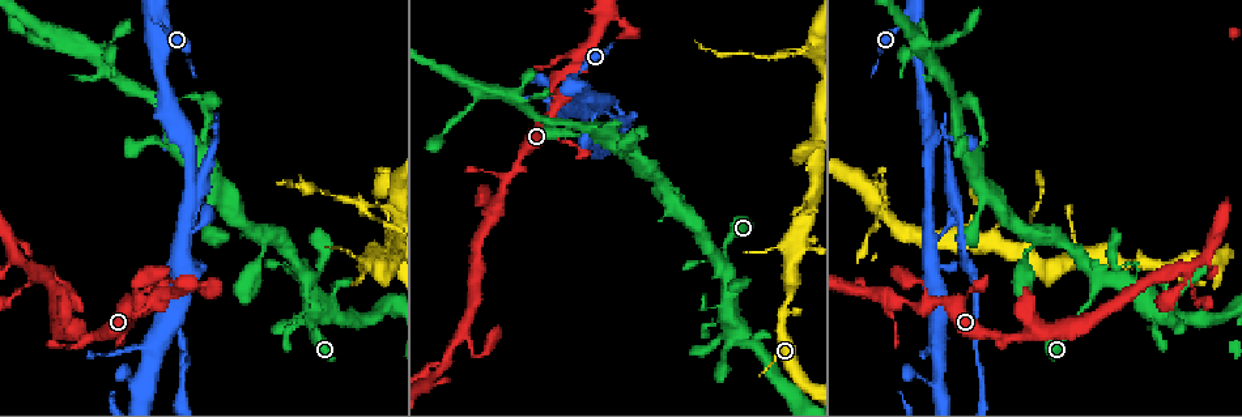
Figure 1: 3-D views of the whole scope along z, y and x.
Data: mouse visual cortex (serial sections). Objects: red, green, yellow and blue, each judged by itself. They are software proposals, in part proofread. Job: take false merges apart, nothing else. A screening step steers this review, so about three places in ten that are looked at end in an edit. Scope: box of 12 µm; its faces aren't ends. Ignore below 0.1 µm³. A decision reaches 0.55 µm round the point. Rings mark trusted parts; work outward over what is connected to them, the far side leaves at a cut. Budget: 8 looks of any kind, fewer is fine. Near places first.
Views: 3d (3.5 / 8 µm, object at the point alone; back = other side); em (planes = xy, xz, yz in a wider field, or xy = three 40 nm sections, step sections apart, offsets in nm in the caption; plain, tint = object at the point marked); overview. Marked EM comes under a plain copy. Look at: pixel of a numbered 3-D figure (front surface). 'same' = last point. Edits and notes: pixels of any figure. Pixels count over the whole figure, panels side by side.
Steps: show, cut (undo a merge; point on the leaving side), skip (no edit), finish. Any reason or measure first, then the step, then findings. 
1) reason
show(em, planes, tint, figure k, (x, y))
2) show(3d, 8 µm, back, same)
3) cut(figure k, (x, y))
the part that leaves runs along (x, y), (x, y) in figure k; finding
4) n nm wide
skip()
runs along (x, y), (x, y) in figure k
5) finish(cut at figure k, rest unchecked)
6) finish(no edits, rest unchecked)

three-way junction
show(3d, 8 µm, figure 1, (1099, 276))

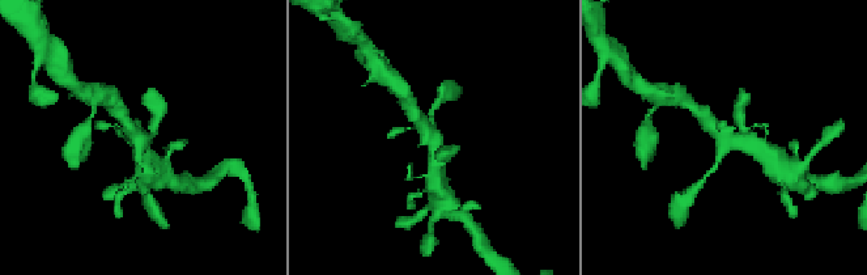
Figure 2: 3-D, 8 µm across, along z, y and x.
need the tissue
show(em, xy, step 1, tint, figure 2, (726, 139))

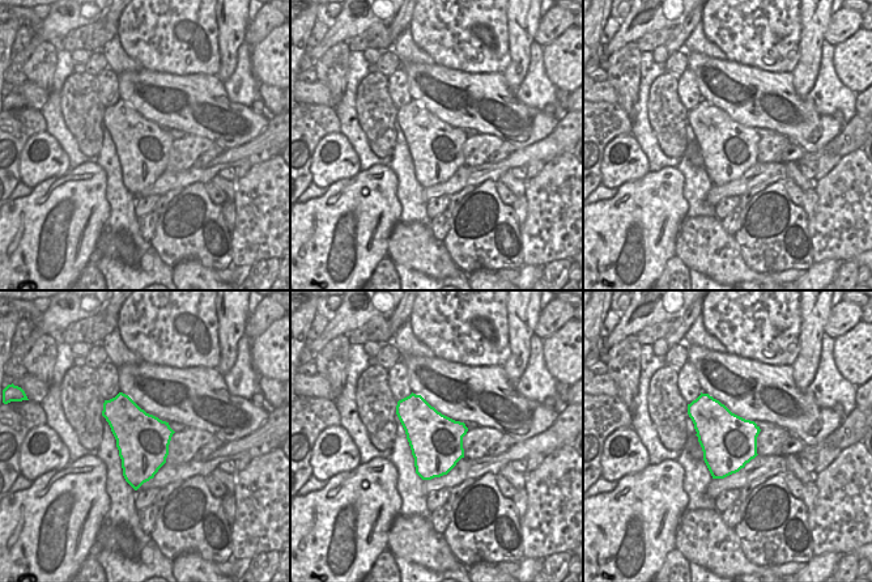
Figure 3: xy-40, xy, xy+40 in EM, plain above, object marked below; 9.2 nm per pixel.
skip()
runs along (139, 174), (140, 140), (122, 117) in figure 2; all the same cell

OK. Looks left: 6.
a narrow waist
show(3d, 3.5 µm, figure 1, (367, 204))

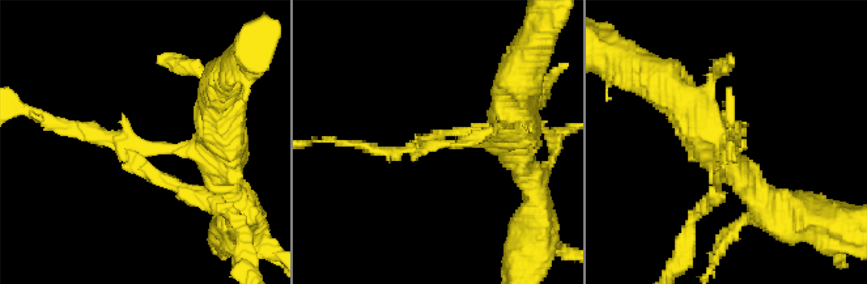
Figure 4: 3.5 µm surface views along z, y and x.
show(em, xy, step 5, tint, figure 4, (148, 149))

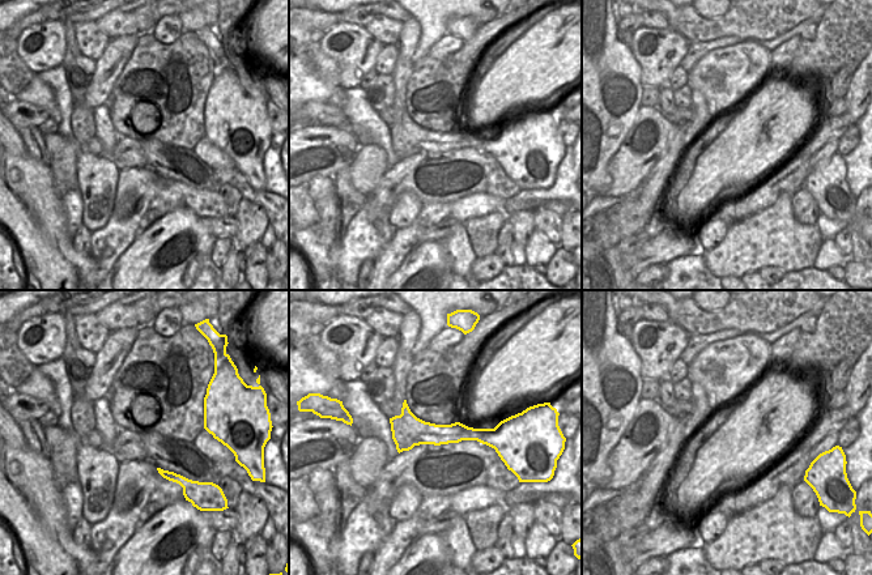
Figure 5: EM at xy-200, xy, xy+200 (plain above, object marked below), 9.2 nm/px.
show(em, xy, step 1, tint, same)

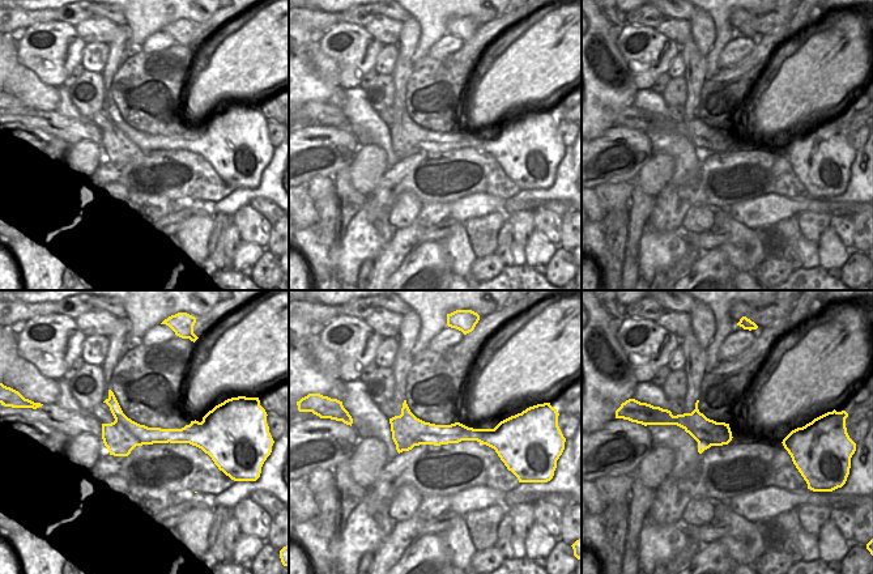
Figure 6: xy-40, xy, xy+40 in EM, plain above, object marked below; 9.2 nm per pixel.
cut(figure 4, (421, 149))
the part that leaves runs along (454, 142), (402, 152), (338, 144) in figure 4; two cells meet here

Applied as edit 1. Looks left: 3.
show(overview)

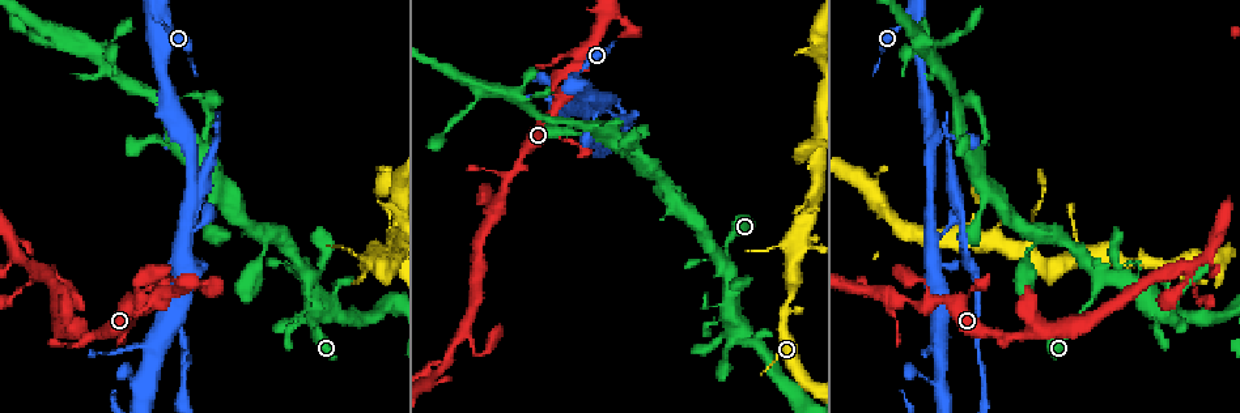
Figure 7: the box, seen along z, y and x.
arms part here
show(3d, 3.5 µm, figure 7, (65, 42))

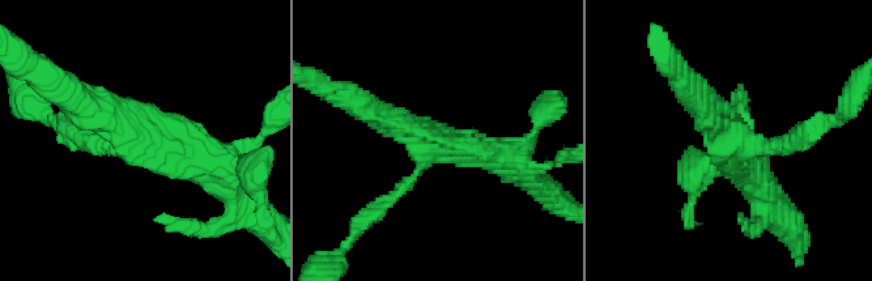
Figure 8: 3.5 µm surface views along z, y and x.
3 arms; arms of 150, 350, 400 nm; now the EM
show(em, xy, step 5, tint, figure 8, (441, 146))

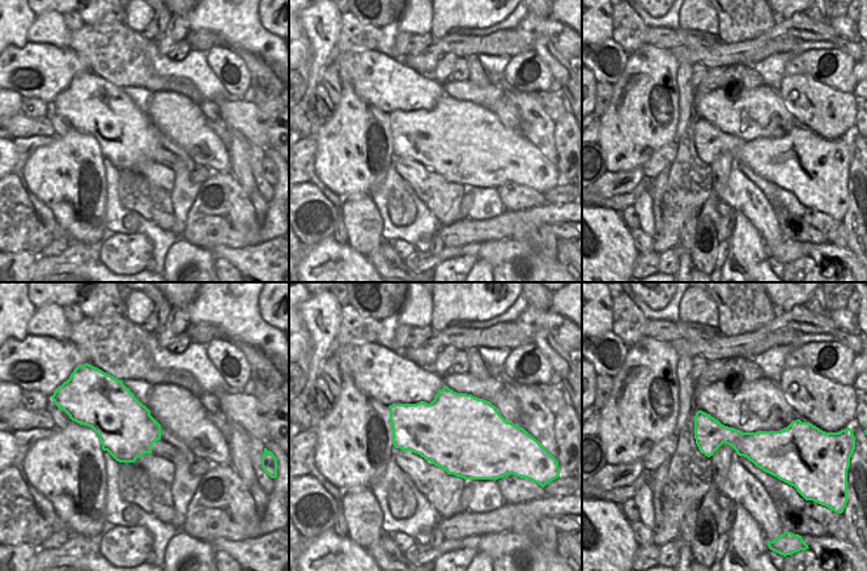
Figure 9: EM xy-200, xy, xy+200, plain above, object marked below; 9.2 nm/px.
skip()
runs along (697, 418), (739, 440), (781, 435) in figure 9; continuous, no second cell

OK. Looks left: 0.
finish(cut at figure 4, rest unchecked)

